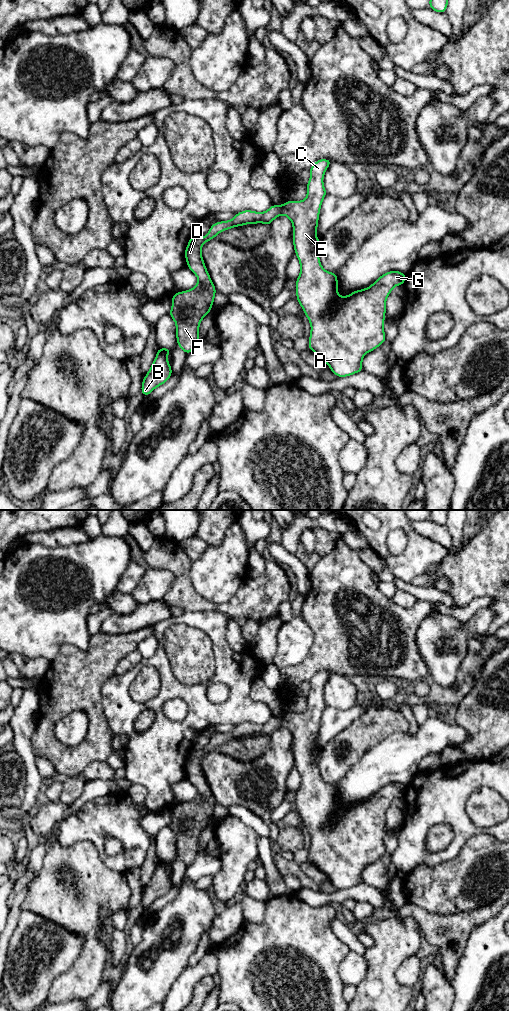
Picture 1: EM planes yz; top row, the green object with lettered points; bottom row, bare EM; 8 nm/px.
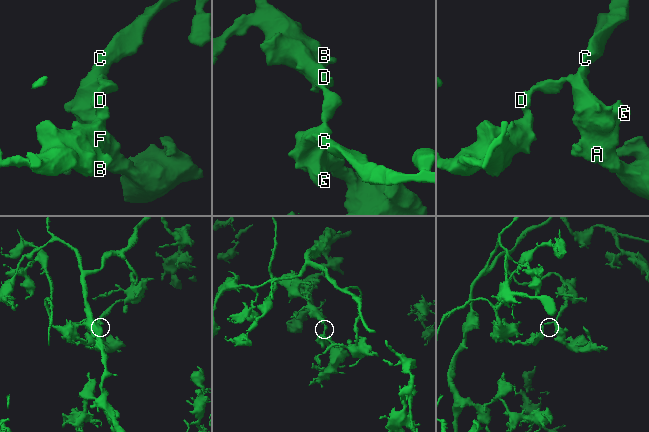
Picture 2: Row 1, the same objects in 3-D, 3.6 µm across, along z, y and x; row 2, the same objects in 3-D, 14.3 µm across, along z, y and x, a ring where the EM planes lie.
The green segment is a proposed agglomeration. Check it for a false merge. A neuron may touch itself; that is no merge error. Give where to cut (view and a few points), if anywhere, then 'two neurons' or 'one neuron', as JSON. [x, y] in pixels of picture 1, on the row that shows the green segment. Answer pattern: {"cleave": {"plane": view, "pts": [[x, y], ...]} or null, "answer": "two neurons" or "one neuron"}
{"cleave": {"plane": "yz", "pts": [[280, 206], [282, 213]]}, "answer": "two neurons"}

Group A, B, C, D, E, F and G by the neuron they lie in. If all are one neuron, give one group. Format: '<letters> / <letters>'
A C E G / B D F

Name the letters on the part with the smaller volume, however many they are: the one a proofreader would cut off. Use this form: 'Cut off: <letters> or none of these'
Cut off: B, D, F

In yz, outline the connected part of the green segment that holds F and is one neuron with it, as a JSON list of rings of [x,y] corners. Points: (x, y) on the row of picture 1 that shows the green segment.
[[[272,205],[265,212],[244,210],[235,214],[229,221],[212,224],[209,232],[203,237],[191,237],[185,250],[187,267],[197,276],[197,285],[186,291],[172,295],[172,308],[169,315],[176,324],[177,345],[186,353],[191,353],[199,341],[199,325],[201,320],[211,312],[216,288],[209,276],[202,258],[202,245],[223,230],[246,224],[264,223],[269,226],[281,215],[281,206]]]

